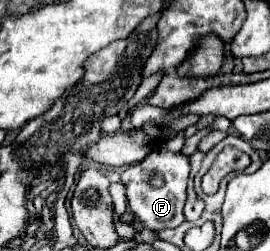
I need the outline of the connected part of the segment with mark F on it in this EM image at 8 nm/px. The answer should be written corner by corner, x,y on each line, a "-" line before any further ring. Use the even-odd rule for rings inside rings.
164,139
154,143
152,153
148,153
148,157
144,157
144,161
128,167
122,173
122,183
126,185
126,195
128,195
128,207
144,229
158,233
160,229
178,227
184,221
182,209
186,203
188,173
190,173
190,157
168,151
-
154,177
160,177
164,181
164,185
162,187
152,185

